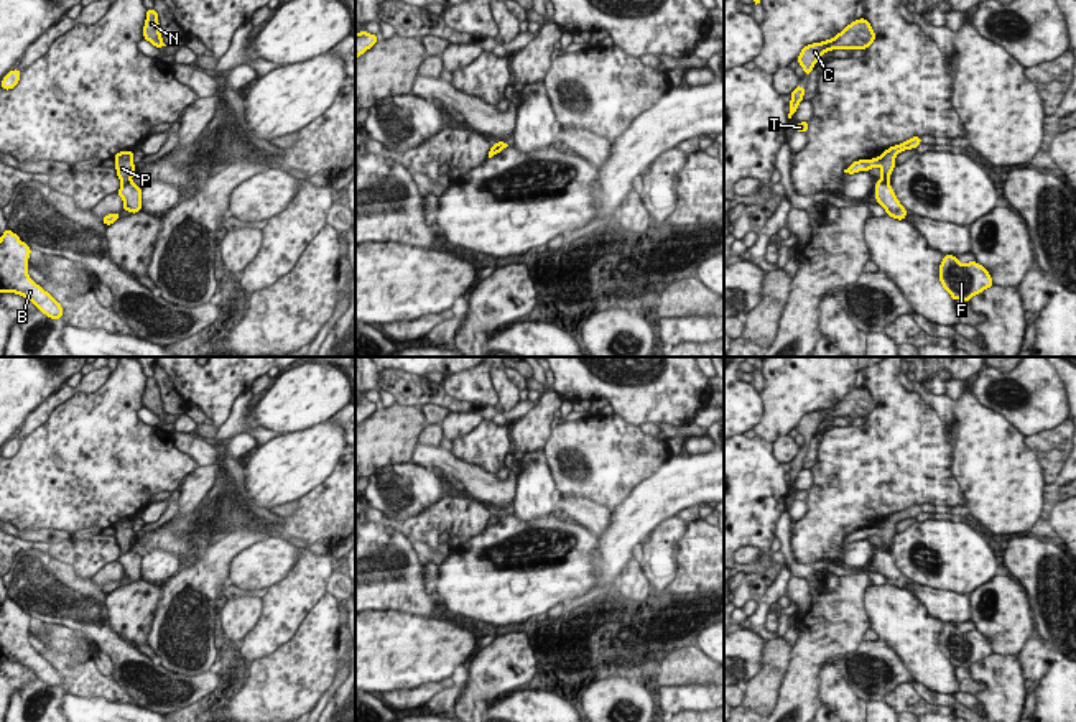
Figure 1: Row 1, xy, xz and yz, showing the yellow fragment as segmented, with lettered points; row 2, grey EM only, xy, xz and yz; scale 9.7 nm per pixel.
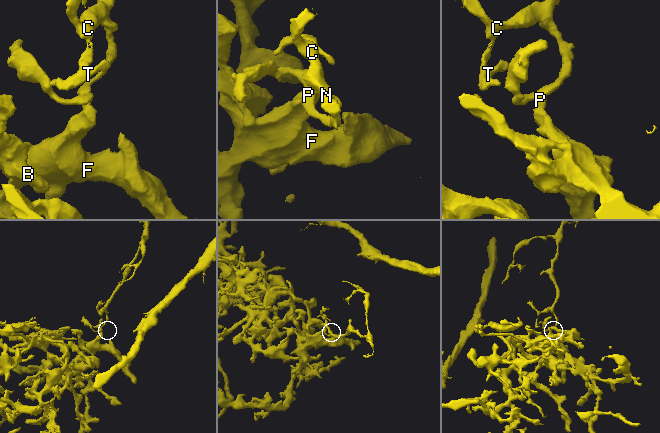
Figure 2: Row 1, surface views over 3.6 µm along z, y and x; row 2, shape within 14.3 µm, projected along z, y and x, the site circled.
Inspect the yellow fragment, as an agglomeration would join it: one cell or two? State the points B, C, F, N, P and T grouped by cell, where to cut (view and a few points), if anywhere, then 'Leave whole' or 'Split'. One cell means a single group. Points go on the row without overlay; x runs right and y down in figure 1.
Groups: B F / C N P T. Split along xy (130, 548), (122, 555). Split

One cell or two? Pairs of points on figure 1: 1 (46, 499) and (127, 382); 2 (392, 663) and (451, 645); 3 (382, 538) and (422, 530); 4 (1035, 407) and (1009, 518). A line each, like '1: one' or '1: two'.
1: one
2: one
3: two
4: two

